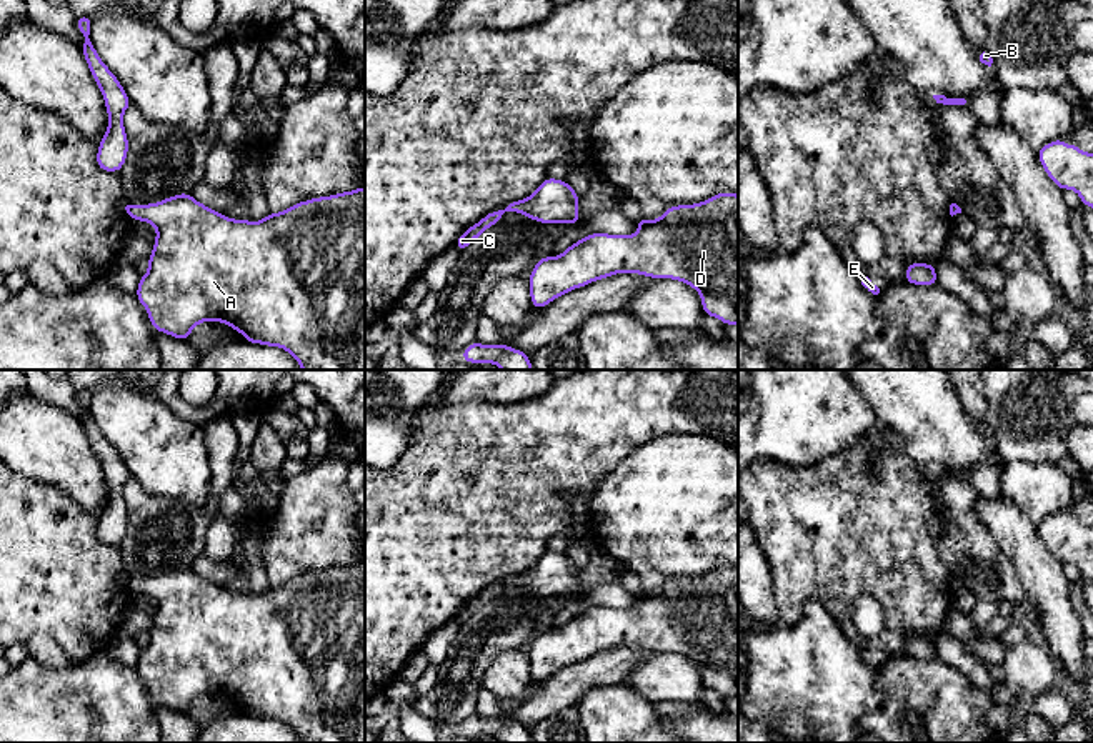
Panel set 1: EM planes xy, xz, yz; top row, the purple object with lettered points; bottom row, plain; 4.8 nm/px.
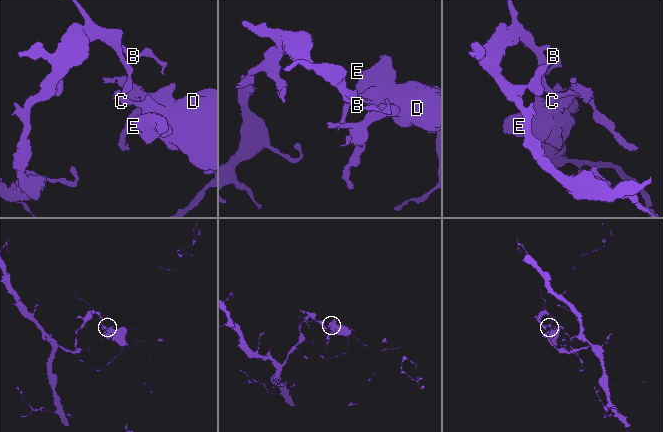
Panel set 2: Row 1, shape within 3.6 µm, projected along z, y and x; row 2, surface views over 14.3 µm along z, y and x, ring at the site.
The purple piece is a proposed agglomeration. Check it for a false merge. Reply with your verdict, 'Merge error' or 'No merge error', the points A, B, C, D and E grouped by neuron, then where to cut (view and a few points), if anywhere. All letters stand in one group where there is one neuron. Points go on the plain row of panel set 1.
Merge error. Groups: A D E / B C. Split along xz (500, 582), (504, 585)

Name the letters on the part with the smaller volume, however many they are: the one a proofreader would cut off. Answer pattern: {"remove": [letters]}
{"remove": ["A", "D", "E"]}

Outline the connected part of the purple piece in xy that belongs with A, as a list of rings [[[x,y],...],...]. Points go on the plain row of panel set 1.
[[[365,560],[298,575],[280,586],[268,586],[260,595],[228,591],[197,575],[190,565],[168,570],[157,576],[130,576],[128,590],[137,595],[152,596],[157,603],[155,618],[148,630],[148,645],[140,650],[135,666],[148,686],[153,703],[173,711],[188,713],[198,696],[220,695],[240,705],[245,715],[287,723],[302,743],[365,743]]]

